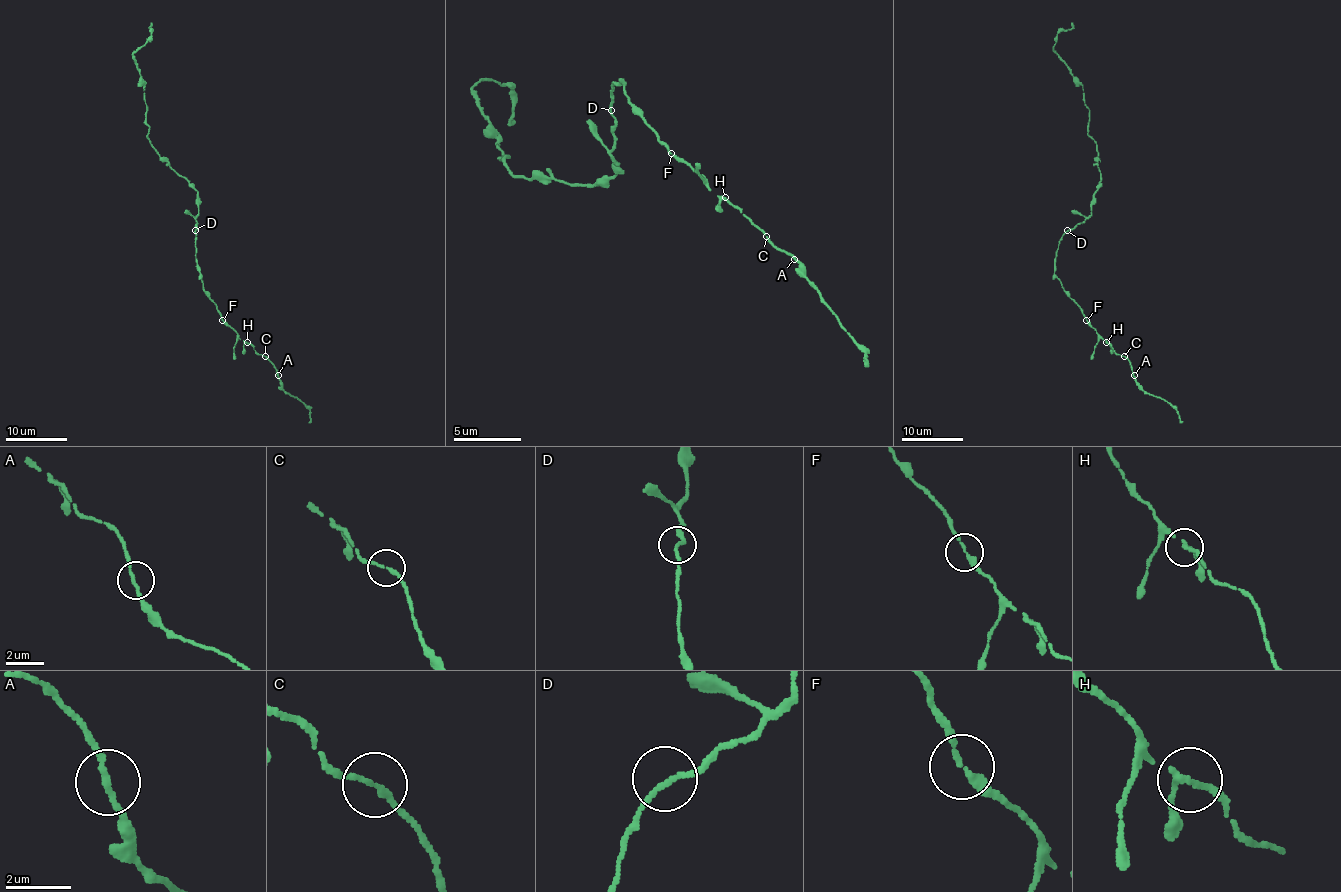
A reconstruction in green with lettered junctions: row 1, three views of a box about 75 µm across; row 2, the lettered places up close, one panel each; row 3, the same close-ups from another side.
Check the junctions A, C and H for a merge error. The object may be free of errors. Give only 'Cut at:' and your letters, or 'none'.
Cut at: none

